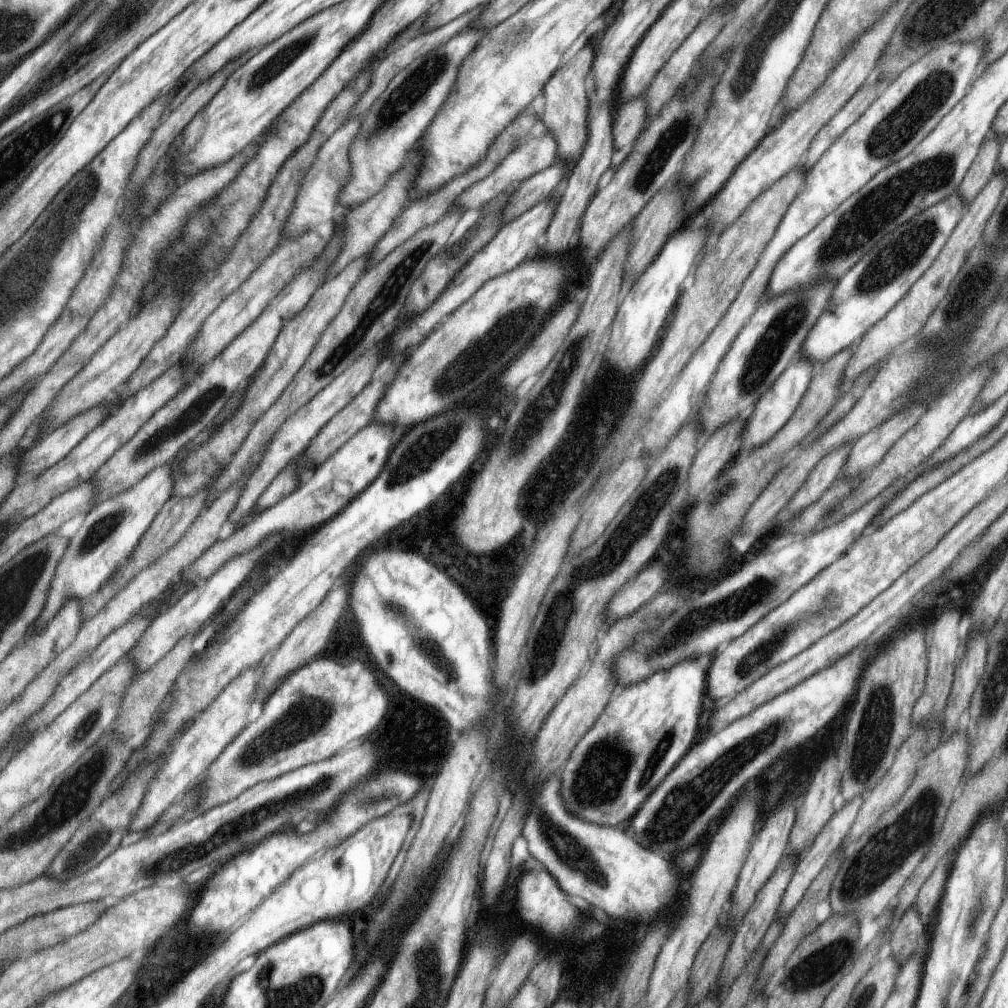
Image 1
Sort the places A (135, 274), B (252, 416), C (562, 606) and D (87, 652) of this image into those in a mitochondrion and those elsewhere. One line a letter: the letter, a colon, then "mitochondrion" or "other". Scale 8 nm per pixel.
A: other
B: other
C: mitochondrion
D: other

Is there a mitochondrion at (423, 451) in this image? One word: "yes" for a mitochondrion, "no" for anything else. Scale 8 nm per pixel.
yes

